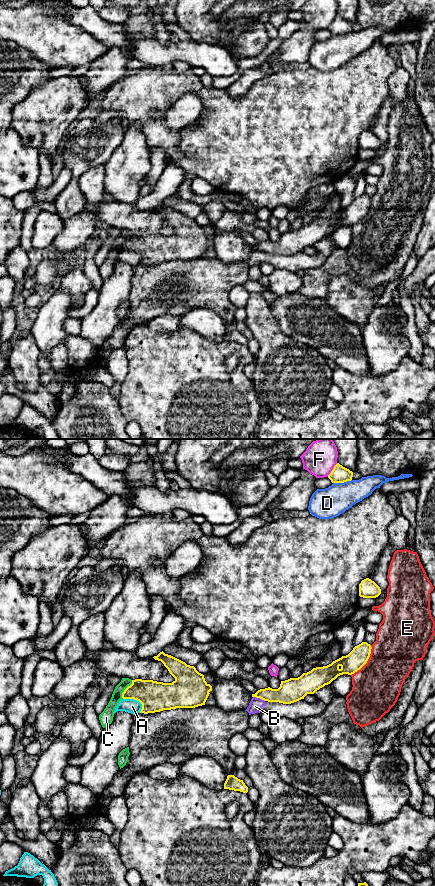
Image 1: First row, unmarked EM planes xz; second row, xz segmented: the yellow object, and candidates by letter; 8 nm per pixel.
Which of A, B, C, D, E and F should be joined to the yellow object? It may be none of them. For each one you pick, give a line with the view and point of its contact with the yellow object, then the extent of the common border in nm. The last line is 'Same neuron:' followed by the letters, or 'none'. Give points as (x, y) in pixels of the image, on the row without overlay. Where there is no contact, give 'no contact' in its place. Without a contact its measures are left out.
Same neuron: none

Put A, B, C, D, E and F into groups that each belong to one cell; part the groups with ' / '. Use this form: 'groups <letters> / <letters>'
groups A / B C / D / E / F

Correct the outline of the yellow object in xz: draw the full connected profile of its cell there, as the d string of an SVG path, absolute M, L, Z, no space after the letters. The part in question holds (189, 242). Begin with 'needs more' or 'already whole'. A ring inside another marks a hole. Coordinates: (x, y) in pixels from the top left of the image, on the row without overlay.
already whole; M163 203L153 210L161 213L175 232L172 235L142 231L132 232L132 236L122 245L123 251L139 253L142 256L140 265L144 266L176 260L195 260L205 257L210 246L209 244L212 243L212 238L205 233L203 226L199 225L194 218L187 217L185 214L165 206Z

